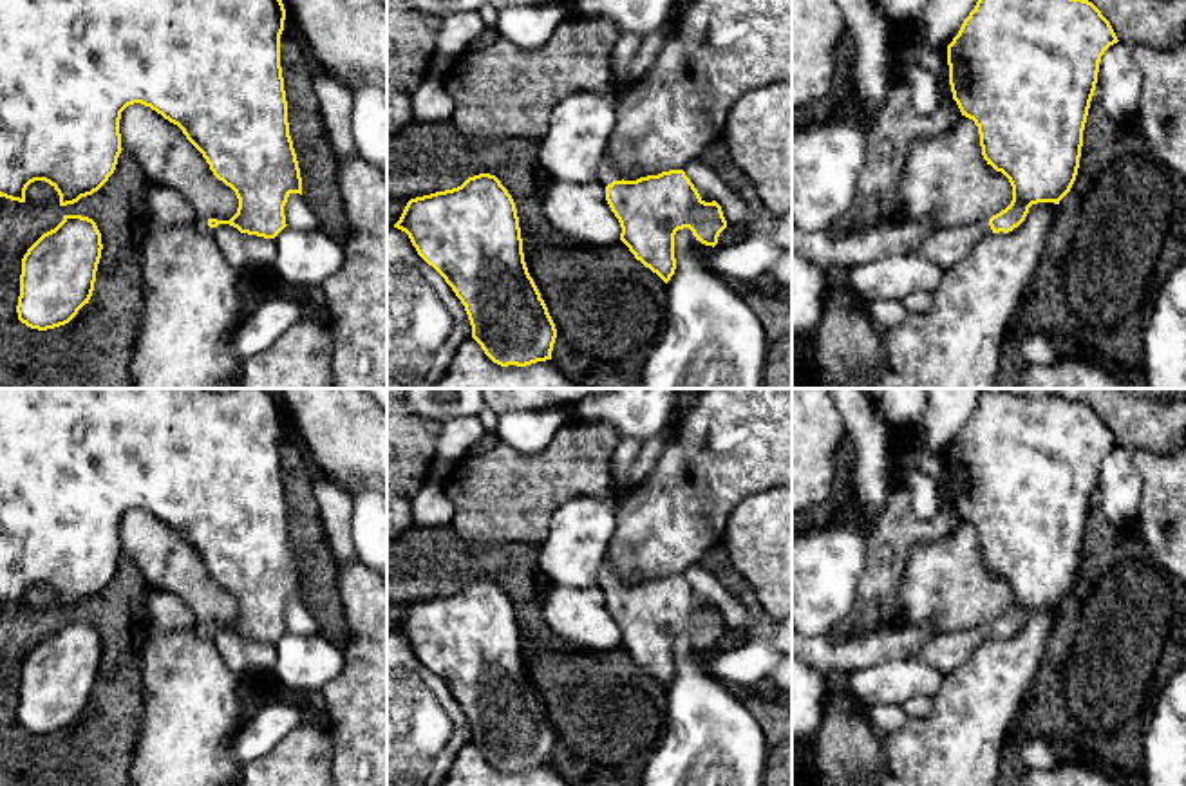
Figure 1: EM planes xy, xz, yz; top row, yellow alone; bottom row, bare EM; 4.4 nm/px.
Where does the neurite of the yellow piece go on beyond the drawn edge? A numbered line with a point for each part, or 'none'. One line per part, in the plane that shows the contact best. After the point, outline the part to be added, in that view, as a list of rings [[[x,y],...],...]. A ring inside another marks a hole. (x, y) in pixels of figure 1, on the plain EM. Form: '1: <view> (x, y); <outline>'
1: xz (606, 577); [[[607,553],[598,573],[598,587],[606,593],[613,585],[622,585],[622,580],[615,575],[611,557]]]

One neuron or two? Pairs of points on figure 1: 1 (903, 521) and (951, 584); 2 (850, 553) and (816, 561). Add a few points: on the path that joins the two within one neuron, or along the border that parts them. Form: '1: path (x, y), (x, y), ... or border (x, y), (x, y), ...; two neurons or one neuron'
1: border (959, 524), (935, 541), (919, 542), (901, 582); two neurons
2: path (841, 553), (825, 561); one neuron

